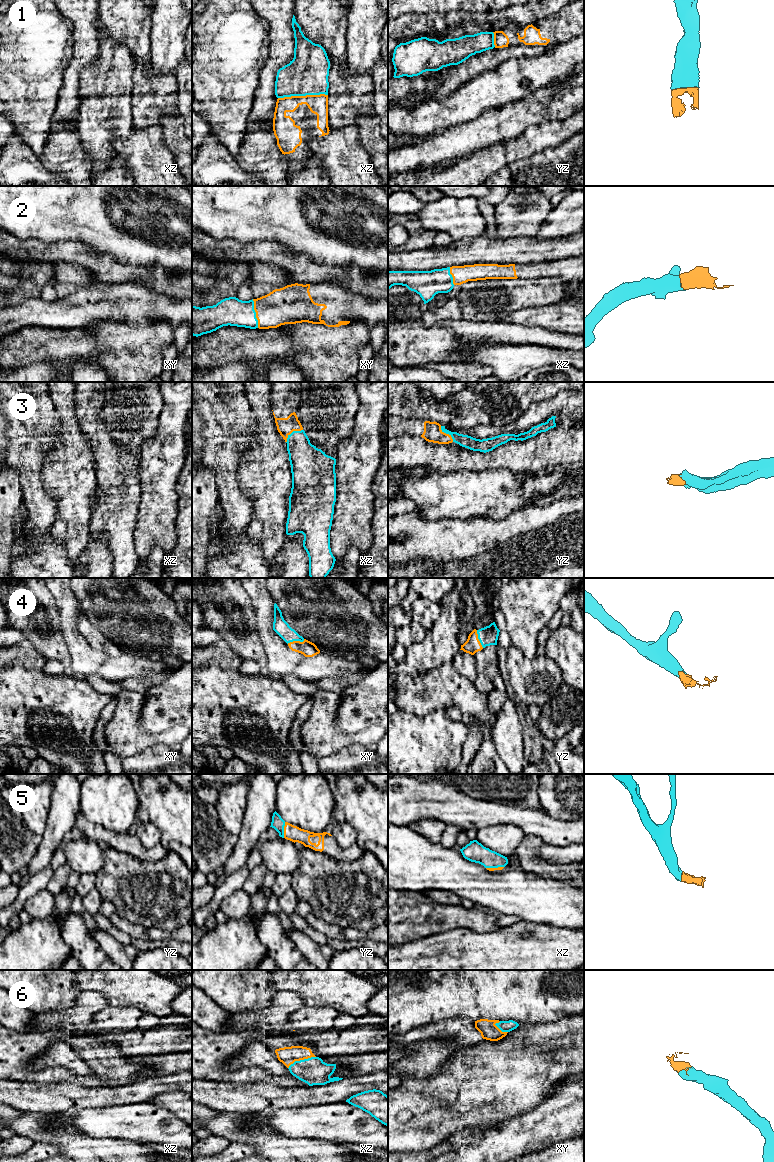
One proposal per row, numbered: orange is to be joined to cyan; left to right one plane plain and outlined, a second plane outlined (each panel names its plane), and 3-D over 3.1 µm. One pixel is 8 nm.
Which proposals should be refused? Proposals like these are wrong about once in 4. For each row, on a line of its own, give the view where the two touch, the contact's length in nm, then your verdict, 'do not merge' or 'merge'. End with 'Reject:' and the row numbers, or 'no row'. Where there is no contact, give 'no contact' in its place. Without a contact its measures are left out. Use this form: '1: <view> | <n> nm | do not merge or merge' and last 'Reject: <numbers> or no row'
1: xz | 400 nm | merge
2: xy | 240 nm | merge
3: xz | 170 nm | merge
4: xy | 150 nm | merge
5: yz | 130 nm | merge
6: xz | 240 nm | merge
Reject: no row

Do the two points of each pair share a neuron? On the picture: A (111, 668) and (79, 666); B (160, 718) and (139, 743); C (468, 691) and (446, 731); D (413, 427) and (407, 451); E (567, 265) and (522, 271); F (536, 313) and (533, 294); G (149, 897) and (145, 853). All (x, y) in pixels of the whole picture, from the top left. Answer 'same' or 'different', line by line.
A: different
B: different
C: different
D: different
E: same
F: different
G: different

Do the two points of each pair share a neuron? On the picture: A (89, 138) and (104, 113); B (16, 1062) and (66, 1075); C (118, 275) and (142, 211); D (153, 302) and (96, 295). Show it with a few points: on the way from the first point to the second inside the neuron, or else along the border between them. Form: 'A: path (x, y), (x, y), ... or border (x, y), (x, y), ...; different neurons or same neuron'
A: path (95, 132), (97, 124), (101, 119); same neuron
B: path (28, 1074), (54, 1075); same neuron
C: border (101, 253), (108, 253), (122, 264), (145, 267); different neurons
D: path (139, 302), (110, 302); same neuron

